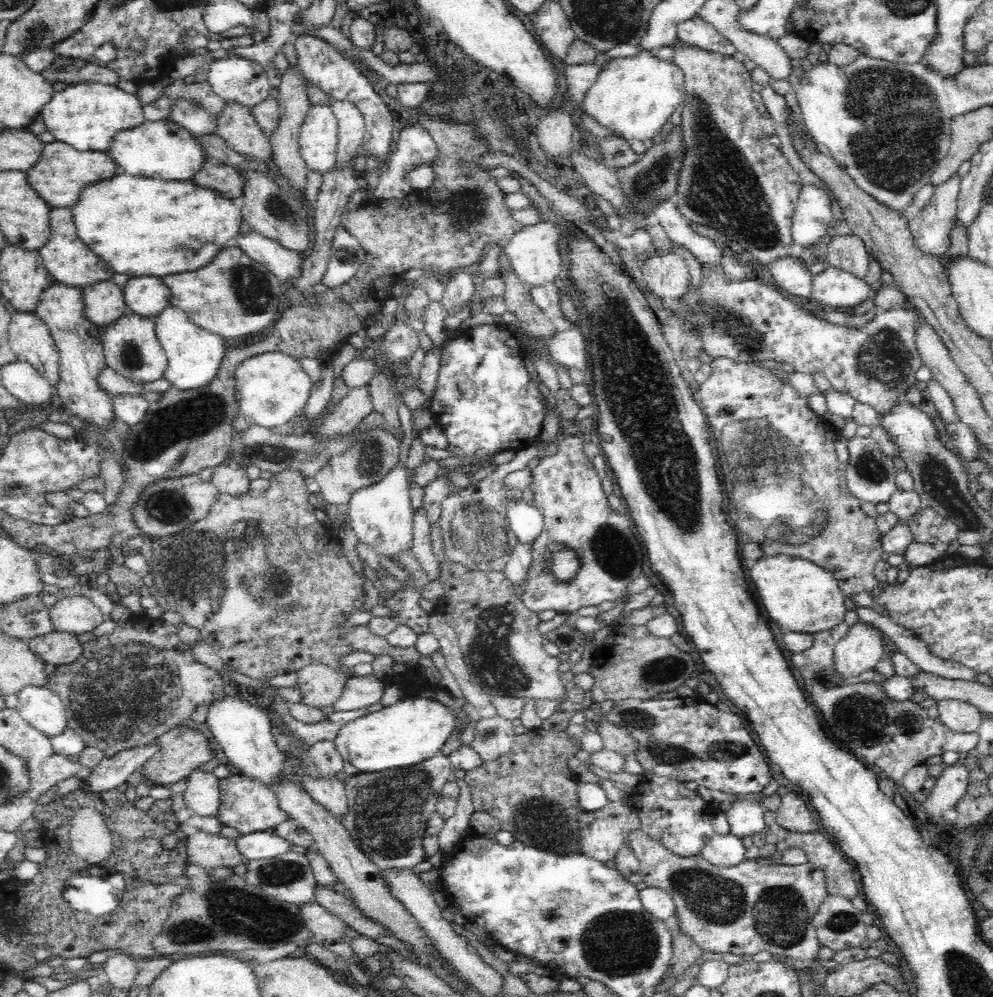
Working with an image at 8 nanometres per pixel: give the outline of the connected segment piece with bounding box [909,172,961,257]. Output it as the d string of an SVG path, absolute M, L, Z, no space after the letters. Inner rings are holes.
M954 173L946 182L935 186L934 196L922 212L909 216L909 230L921 252L938 257L949 250L960 182L958 173Z

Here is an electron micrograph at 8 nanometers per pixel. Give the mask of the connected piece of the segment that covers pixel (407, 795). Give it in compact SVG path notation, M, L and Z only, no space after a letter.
M438 752L436 756L419 764L378 771L377 773L358 773L348 775L343 782L346 789L348 810L343 826L349 833L352 842L369 859L380 868L410 869L426 860L422 839L427 830L427 820L434 814L435 802L443 794L443 786L448 782L448 776L453 772L447 756Z

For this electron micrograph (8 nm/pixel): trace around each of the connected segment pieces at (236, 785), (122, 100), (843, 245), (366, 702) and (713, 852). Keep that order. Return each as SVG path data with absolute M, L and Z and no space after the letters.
M232 774L220 779L219 787L221 800L216 818L222 822L223 827L235 828L241 835L273 831L278 824L289 818L281 810L272 789L261 785L252 777Z
M98 82L68 84L62 91L54 92L50 102L42 107L38 120L44 122L46 130L52 132L56 141L70 145L79 151L107 151L111 139L122 130L140 126L146 120L142 103L116 85Z
M833 233L832 241L826 247L827 253L823 260L827 265L864 280L869 272L872 256L858 236L839 236Z
M374 675L368 677L350 677L339 700L333 705L338 712L350 712L372 707L381 702L385 684Z
M730 833L726 834L726 836L715 834L706 843L706 846L701 850L700 854L714 866L736 866L746 859L747 848L742 841Z

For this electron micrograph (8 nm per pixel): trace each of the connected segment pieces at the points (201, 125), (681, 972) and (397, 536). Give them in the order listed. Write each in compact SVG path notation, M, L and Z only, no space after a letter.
M173 99L169 117L193 135L217 134L216 116L194 100Z
M674 914L670 919L665 920L669 931L673 935L673 956L671 958L672 976L675 979L682 979L687 974L687 969L693 966L702 950L687 936L680 932L679 918Z
M396 462L396 466L386 474L386 477L373 486L356 490L350 496L350 518L352 528L356 532L359 542L371 546L371 549L392 560L398 552L410 550L413 539L412 518L414 518L414 506L410 502L408 473L402 467L402 463Z

